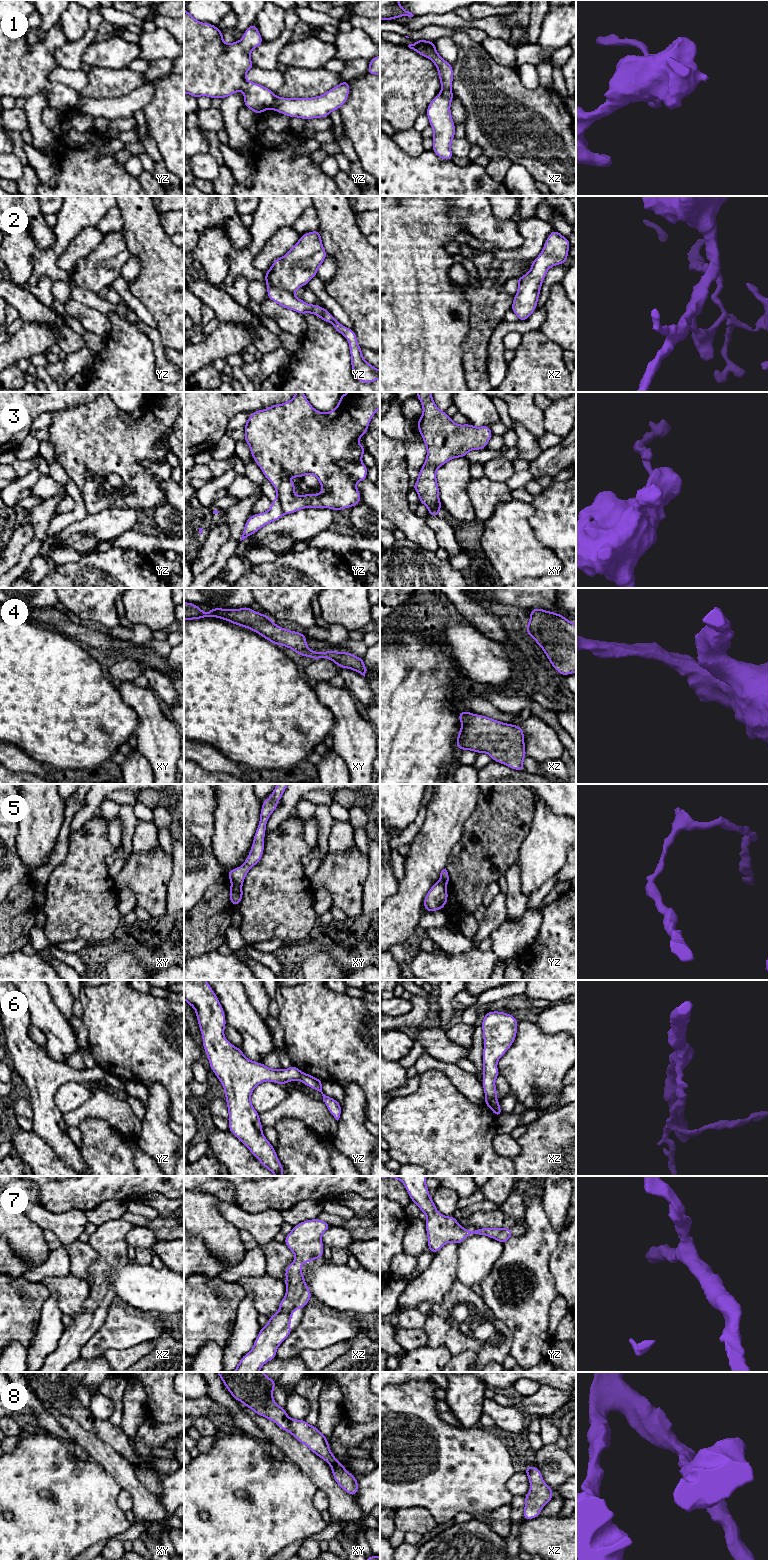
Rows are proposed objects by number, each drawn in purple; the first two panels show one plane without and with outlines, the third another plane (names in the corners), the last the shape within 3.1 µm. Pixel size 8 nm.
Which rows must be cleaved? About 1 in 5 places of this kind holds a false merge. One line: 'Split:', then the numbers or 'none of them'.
Split: 1, 2, 3, 5, 6

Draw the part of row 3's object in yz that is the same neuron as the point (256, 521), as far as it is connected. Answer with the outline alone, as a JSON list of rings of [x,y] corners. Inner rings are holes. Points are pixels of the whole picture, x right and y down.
[[[278,497],[271,501],[271,507],[267,512],[252,514],[246,521],[241,540],[248,536],[255,534],[259,529],[265,525],[279,520],[284,515]]]

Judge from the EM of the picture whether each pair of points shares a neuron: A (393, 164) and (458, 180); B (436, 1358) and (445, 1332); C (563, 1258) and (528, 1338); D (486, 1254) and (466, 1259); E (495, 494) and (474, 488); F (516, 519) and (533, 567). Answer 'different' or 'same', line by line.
A: same
B: different
C: different
D: same
E: same
F: same

